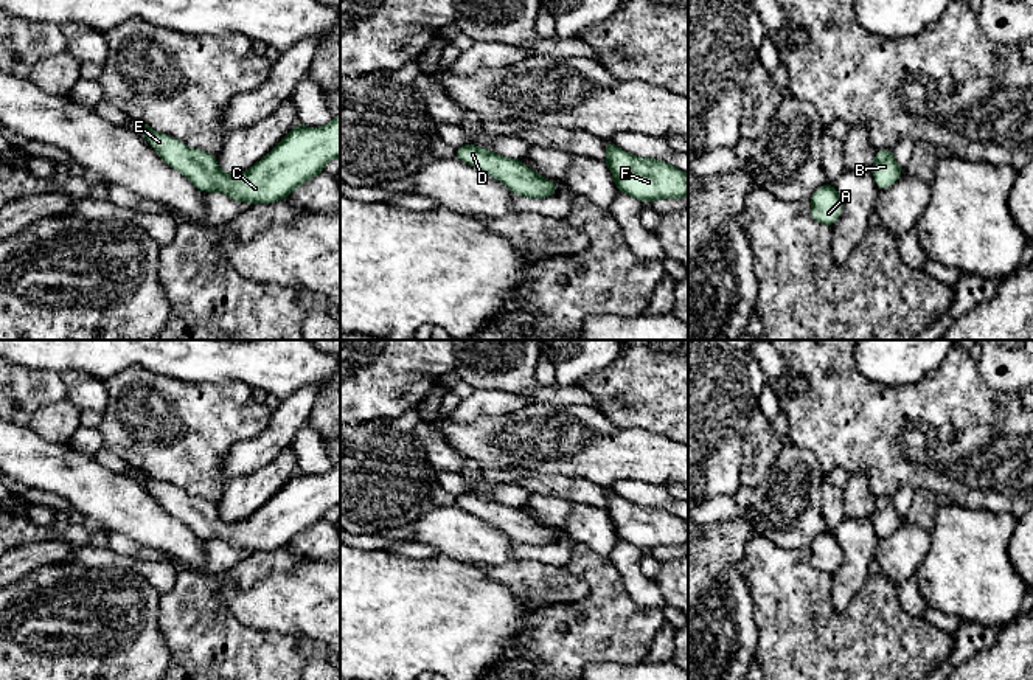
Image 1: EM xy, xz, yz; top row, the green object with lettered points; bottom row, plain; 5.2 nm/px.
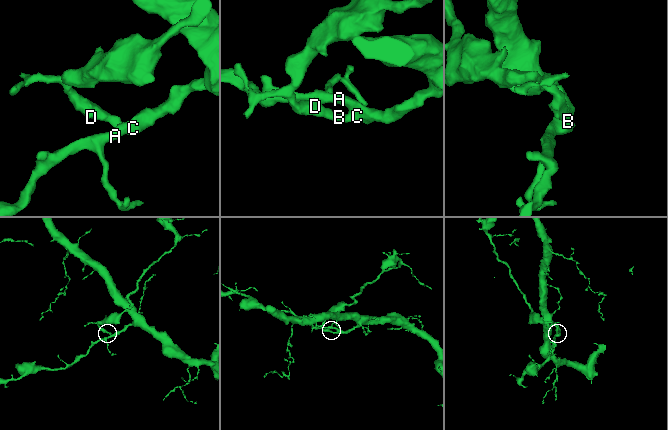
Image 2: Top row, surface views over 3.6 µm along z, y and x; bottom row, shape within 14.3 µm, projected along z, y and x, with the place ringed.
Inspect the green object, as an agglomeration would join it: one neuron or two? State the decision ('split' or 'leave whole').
leave whole

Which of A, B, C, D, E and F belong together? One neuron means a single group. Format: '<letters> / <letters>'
A B C D E F

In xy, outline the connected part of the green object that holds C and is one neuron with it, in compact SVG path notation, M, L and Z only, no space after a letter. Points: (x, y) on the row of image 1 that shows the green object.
M340 115L323 127L297 124L264 158L238 174L222 174L213 154L186 147L179 140L155 132L140 120L137 124L143 129L141 138L158 152L165 163L188 177L197 189L203 193L219 191L233 200L252 205L275 203L287 197L295 188L320 174L329 160L340 157Z

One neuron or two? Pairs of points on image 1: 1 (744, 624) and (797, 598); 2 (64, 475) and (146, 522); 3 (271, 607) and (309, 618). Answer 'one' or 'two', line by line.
1: two
2: one
3: one

